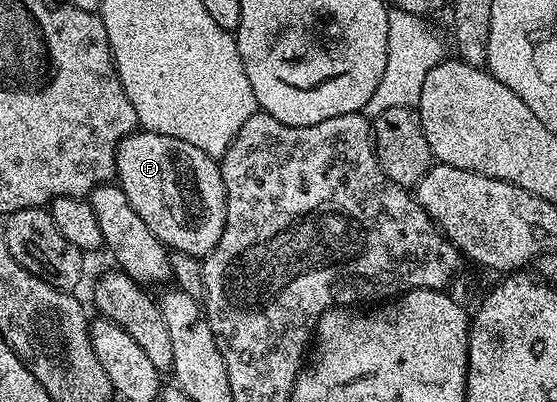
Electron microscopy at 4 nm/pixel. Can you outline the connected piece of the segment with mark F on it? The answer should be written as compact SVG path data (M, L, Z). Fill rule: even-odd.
M139 129L120 140L114 166L117 186L132 201L132 209L171 252L205 257L220 241L226 220L226 190L215 156L188 145L188 141Z

